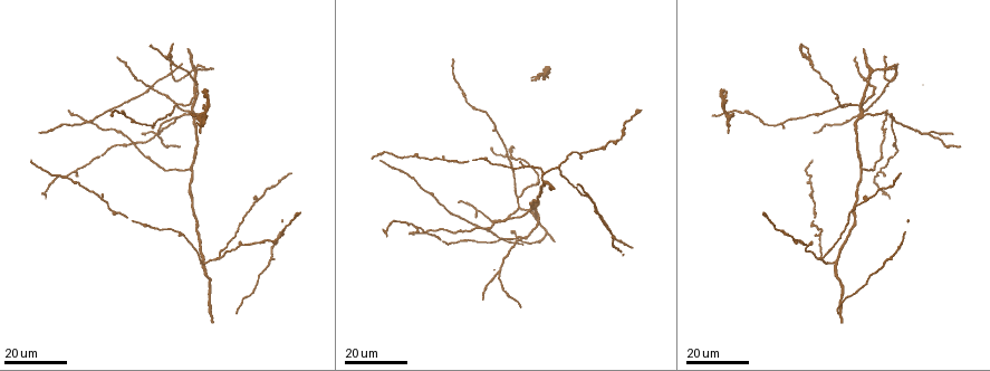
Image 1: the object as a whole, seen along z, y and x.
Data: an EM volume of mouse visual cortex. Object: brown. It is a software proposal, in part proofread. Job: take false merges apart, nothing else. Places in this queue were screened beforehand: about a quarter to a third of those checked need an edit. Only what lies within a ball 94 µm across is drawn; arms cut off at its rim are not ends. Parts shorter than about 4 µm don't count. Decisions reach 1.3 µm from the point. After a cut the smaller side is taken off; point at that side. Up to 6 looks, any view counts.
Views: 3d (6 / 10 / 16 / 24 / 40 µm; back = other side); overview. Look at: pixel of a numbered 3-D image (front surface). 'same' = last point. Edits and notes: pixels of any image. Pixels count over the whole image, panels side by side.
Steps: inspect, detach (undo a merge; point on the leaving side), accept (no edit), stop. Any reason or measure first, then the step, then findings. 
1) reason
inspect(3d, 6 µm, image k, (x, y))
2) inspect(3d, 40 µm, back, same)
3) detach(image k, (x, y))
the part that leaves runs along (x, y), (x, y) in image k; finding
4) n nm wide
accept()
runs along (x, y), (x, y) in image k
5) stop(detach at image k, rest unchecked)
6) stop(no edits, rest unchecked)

side arm on a straight run
inspect(3d, 24 µm, image 1, (237, 248))

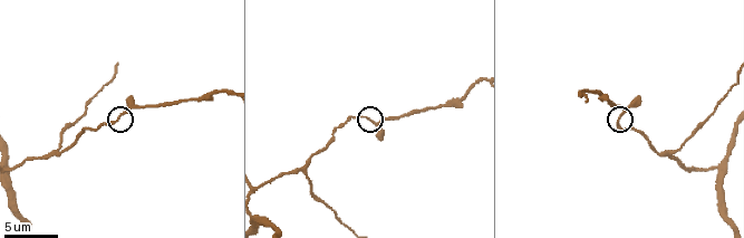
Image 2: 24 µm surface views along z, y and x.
closer look
inspect(3d, 6 µm, image 2, (624, 113))

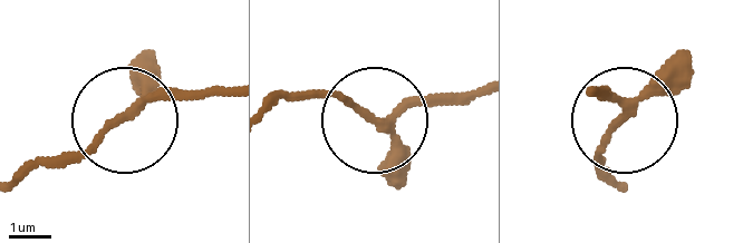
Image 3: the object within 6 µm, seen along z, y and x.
3 arms
accept()
runs along (268, 110), (300, 96), (331, 96), (374, 117), (466, 107) in image 3; all the same neuron

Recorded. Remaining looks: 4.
inspect(3d, 10 µm, image 2, (716, 166))

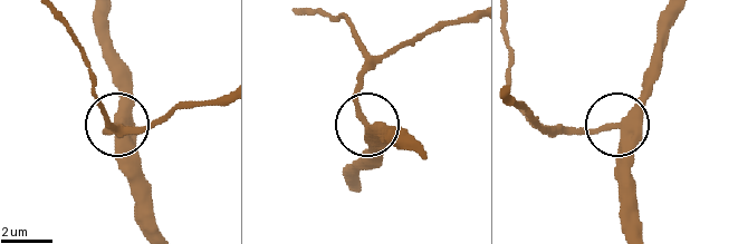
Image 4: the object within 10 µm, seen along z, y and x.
inspect(3d, 6 µm, image 4, (618, 126))

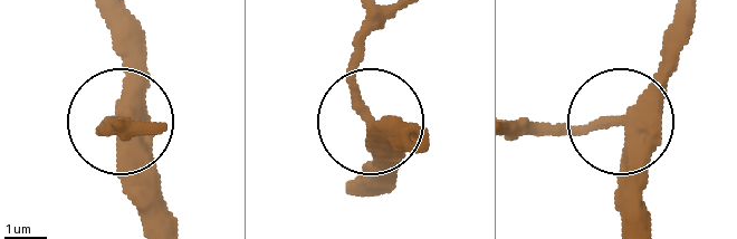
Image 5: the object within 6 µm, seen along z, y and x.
440 nm wide
accept()
all the same neuron

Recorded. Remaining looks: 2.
thin neck
inspect(3d, 24 µm, image 1, (417, 227))

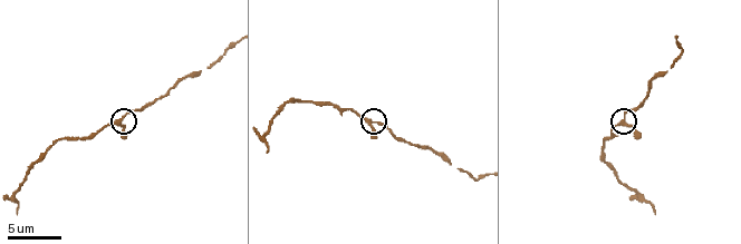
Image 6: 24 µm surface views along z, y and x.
inspect(3d, 10 µm, image 6, (623, 115))

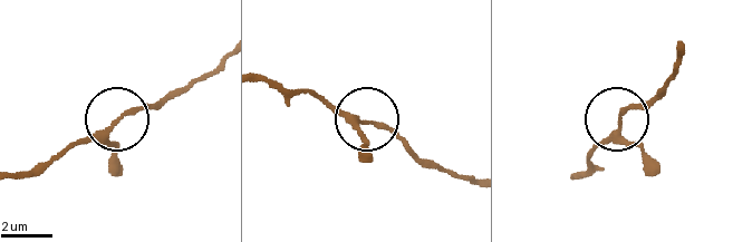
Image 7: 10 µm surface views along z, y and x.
180 nm wide
accept()
runs along (472, 182), (421, 161), (376, 125), (320, 97) in image 7; one neuron here

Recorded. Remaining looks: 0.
stop(no edits, rest unchecked)

